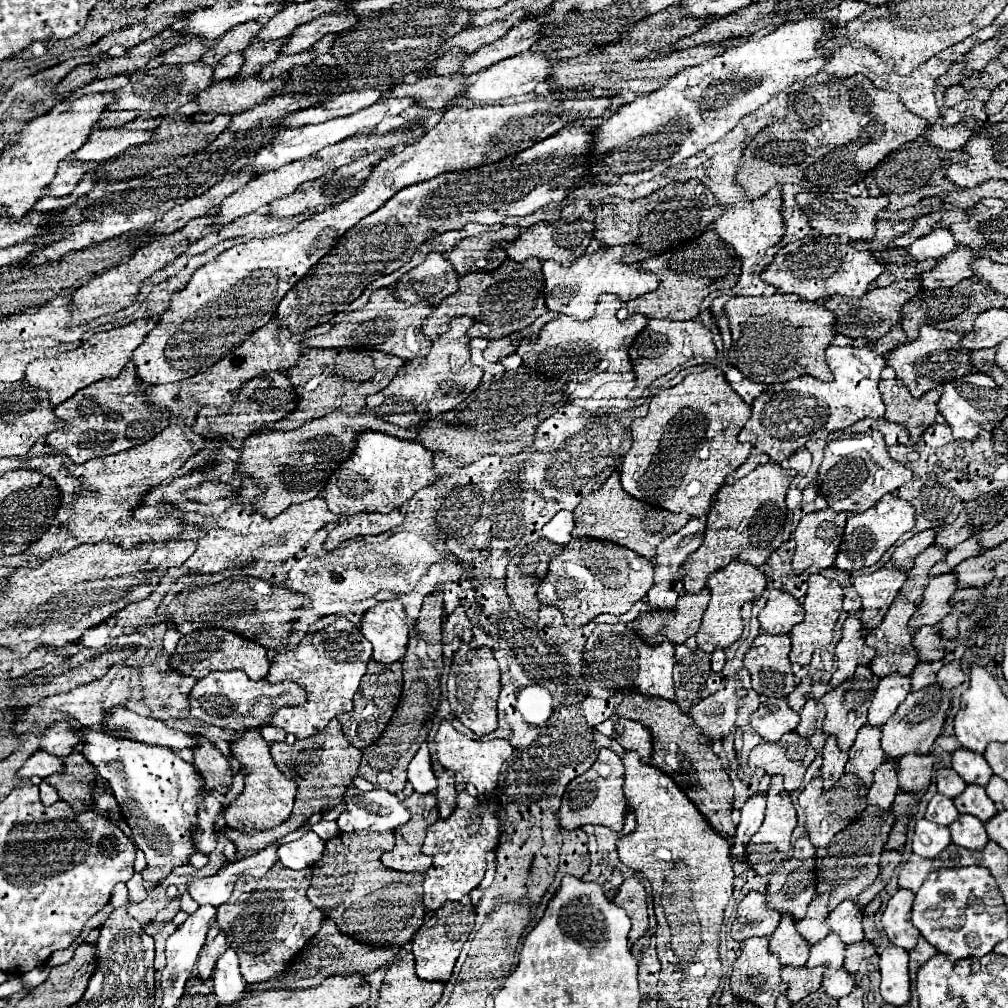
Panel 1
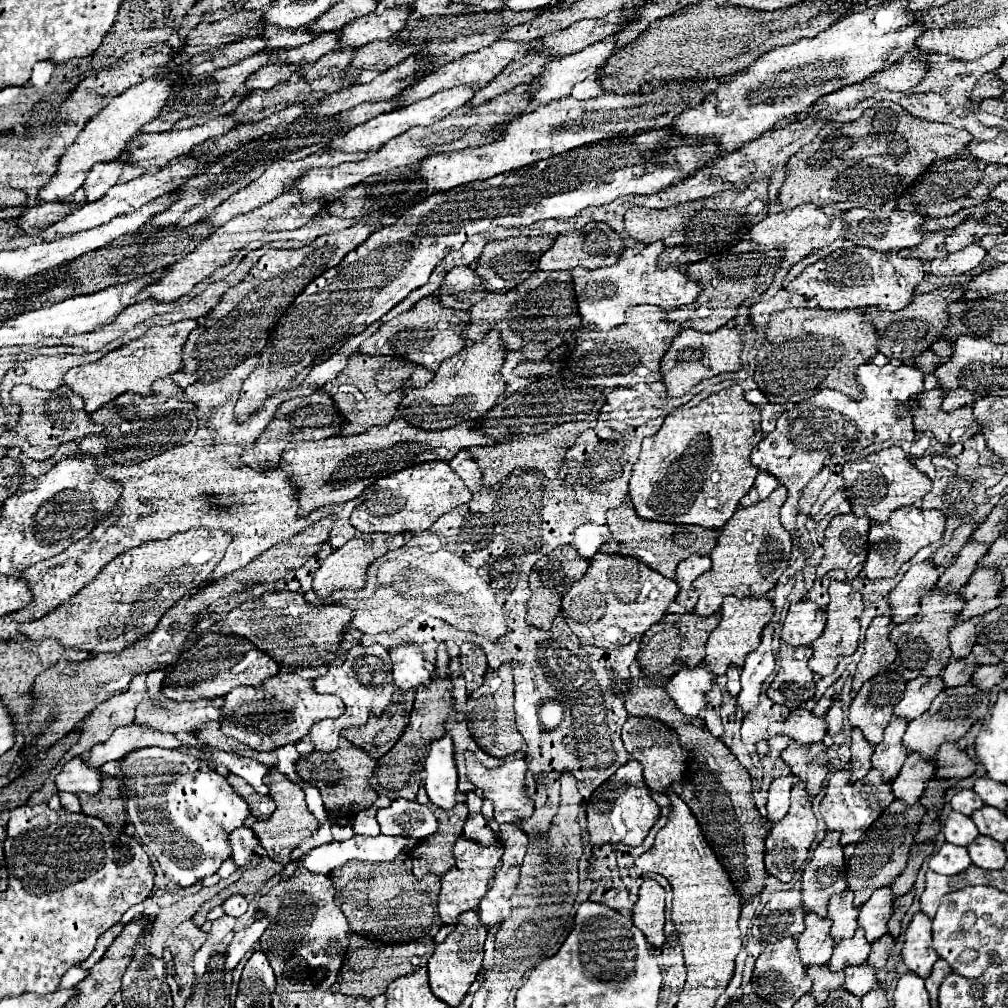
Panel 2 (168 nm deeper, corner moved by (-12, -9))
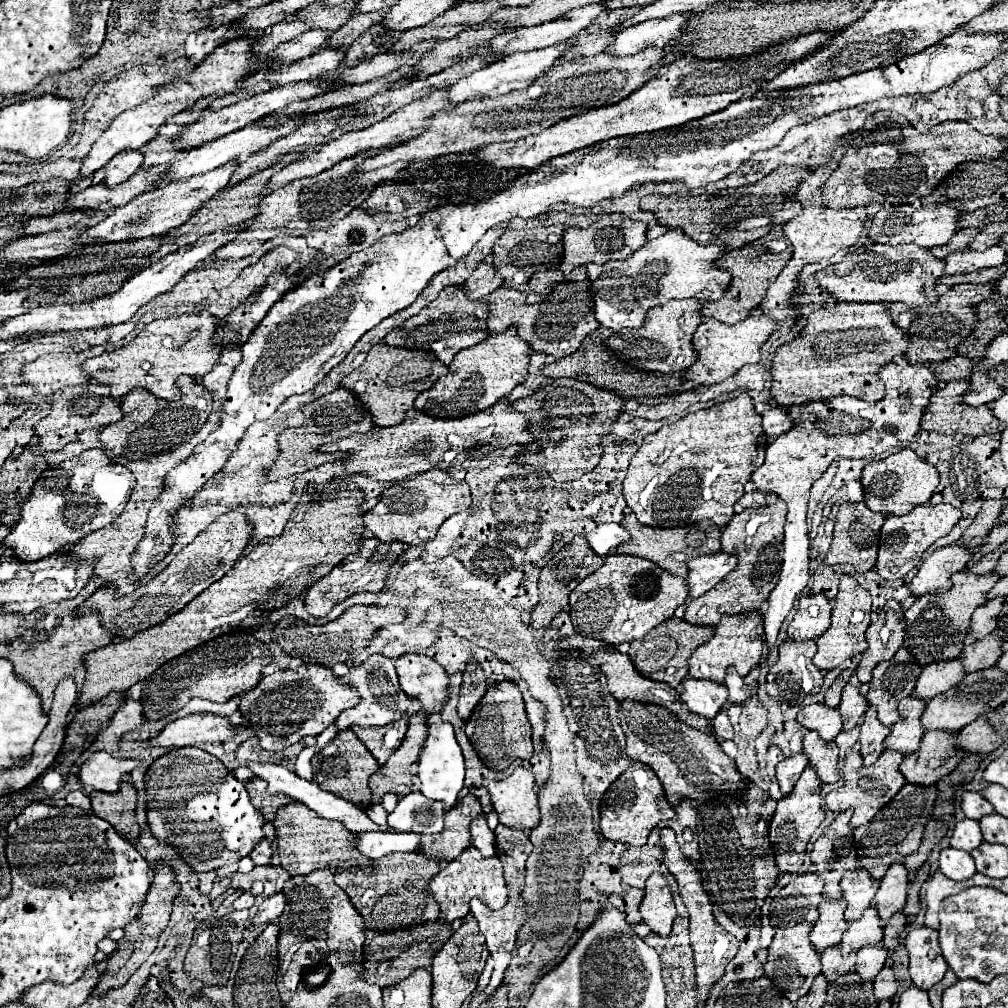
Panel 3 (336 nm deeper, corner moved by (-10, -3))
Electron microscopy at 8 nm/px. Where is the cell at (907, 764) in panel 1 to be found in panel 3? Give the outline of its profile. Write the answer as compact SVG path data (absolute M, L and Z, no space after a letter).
M978 717L970 725L966 725L962 731L958 731L958 745L966 749L966 753L992 753L1002 745L1002 735L996 733L992 723L986 717Z

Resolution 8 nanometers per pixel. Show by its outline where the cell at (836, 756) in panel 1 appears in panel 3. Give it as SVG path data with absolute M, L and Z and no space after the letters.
M868 707L862 729L860 729L860 745L862 745L864 765L872 765L882 755L884 739L888 735L890 735L890 727L886 727L878 721L874 707Z

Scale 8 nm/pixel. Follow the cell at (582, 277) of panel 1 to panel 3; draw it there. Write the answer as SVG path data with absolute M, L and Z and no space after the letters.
M670 229L662 237L648 241L642 249L634 251L630 259L624 261L608 261L604 265L586 265L588 277L590 277L590 287L594 291L594 301L596 301L596 319L600 325L620 331L624 327L638 329L646 321L646 313L662 303L668 303L672 299L686 299L686 297L696 297L696 299L720 299L724 295L724 289L730 285L732 275L728 275L724 269L718 265L712 265L716 259L720 259L728 249L716 249L716 243L702 247L696 241L692 241L688 235L684 235L682 229Z

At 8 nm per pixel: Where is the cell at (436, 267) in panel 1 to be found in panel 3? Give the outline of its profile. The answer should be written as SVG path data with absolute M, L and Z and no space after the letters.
M480 263L478 269L470 275L470 279L462 285L470 299L486 299L498 287L502 287L502 277L490 263Z

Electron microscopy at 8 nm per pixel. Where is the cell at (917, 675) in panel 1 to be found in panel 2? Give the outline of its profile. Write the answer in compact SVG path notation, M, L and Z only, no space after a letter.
M950 659L948 665L944 667L942 671L942 679L944 679L944 685L946 687L958 687L958 685L964 685L970 681L970 675L972 671L976 669L976 663L974 659Z

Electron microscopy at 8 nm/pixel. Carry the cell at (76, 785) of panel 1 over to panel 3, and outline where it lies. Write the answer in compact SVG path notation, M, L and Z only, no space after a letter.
M122 783L116 793L92 791L92 811L94 815L108 821L126 841L136 843L140 837L140 825L136 821L136 789L130 783Z

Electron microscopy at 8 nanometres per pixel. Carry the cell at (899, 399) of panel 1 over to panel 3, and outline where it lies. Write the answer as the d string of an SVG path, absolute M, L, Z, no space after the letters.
M960 379L960 381L950 381L944 389L936 391L930 399L930 407L926 409L926 413L922 415L922 429L928 429L928 431L936 431L936 433L942 433L942 435L956 435L956 433L962 433L962 435L972 435L972 437L978 437L978 435L992 435L992 433L1002 433L1002 421L998 421L994 417L994 413L990 413L990 407L988 405L982 405L982 407L972 407L972 405L966 405L962 401L962 395L970 389L970 383Z

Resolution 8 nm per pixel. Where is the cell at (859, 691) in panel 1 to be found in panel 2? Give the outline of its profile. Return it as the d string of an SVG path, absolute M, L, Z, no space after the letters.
M896 671L880 673L866 681L848 709L848 721L854 729L860 729L868 743L878 745L882 733L892 717L892 707L900 701L906 683Z

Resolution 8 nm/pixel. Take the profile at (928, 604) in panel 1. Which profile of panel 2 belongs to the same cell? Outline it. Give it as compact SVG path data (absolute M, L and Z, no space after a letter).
M996 569L974 571L972 579L964 585L964 591L960 591L960 597L964 599L964 611L956 615L956 621L968 621L996 609L1000 605L996 599L1000 589L1000 575Z

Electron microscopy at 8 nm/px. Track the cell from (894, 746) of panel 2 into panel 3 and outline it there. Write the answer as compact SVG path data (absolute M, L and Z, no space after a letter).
M910 695L910 697L902 699L902 703L898 705L900 719L892 725L892 733L884 741L884 745L892 747L904 755L918 751L922 735L926 733L926 729L922 729L922 723L920 723L924 709L926 709L926 701L922 701L918 697Z

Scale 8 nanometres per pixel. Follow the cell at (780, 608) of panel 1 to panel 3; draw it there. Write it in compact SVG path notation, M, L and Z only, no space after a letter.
M824 595L800 597L798 611L788 625L790 641L806 641L820 637L830 627L832 603Z

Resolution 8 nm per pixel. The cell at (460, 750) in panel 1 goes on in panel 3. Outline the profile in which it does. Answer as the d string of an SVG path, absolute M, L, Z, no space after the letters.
M516 767L504 781L484 781L484 787L492 795L492 805L502 825L520 831L540 825L538 791L530 769Z

